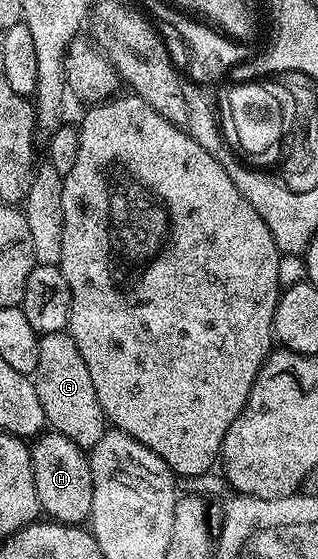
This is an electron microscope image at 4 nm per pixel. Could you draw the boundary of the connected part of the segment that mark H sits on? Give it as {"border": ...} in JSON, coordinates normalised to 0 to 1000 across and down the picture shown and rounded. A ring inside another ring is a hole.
{"border":[[[167,767],[116,780],[94,800],[94,823],[113,860],[119,905],[173,936],[258,939],[286,927],[292,900],[289,839],[261,801]]]}

